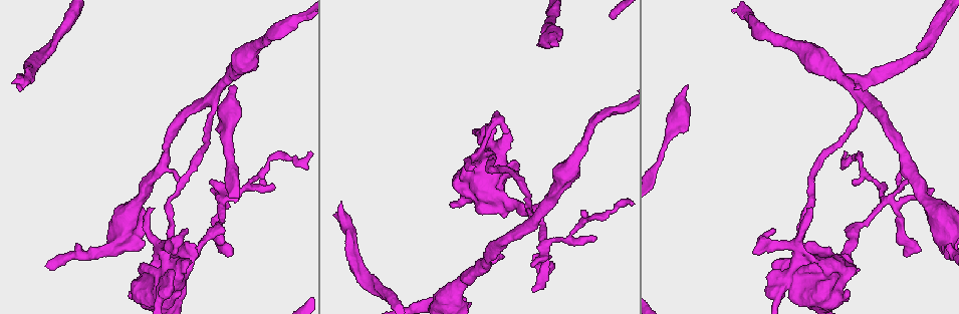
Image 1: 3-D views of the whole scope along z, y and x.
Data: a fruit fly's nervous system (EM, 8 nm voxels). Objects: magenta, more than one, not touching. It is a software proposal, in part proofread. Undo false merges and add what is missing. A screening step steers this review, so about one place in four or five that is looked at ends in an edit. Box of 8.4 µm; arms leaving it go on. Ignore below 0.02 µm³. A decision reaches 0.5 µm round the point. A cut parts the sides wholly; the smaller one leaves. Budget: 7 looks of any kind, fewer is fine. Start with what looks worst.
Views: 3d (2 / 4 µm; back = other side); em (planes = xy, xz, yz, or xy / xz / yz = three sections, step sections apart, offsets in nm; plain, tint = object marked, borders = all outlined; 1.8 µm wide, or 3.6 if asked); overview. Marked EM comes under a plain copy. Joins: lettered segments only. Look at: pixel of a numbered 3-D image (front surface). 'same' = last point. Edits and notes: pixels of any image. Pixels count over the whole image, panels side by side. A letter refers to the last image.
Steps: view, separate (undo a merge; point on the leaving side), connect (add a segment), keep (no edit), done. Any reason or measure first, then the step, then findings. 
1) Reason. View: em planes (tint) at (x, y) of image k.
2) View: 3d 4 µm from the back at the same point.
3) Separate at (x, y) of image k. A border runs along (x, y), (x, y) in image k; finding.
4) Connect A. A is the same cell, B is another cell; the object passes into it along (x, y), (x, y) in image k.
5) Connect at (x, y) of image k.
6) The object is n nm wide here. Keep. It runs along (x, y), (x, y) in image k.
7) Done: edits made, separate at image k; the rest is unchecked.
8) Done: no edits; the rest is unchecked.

Long arm stops here. View: em xz step 16 (borders) at (18, 73) of image 1.

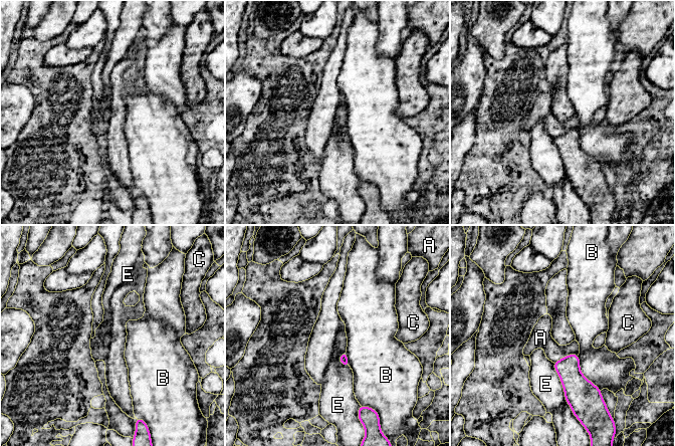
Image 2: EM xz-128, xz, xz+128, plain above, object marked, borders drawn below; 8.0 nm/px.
View: em planes (borders) at the same point.

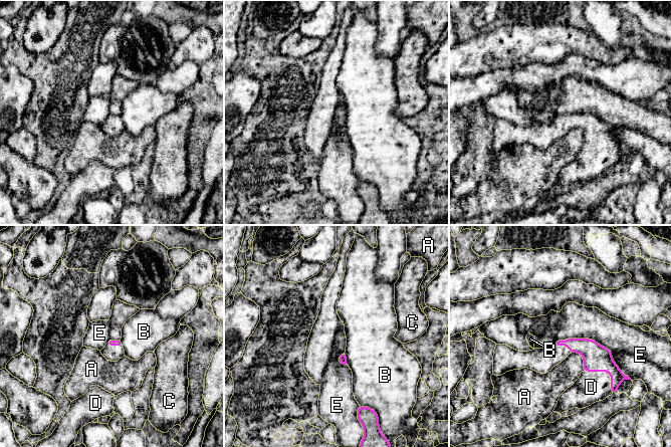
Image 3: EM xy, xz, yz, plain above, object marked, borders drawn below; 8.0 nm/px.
Connect D. D is the same cell, A, B, C and E are other cells; the object passes into it along (597, 358), (604, 371), (591, 387) in image 3; it goes on there.

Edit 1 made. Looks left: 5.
A fork. View: 3d 2 µm from the back at (224, 202) of image 1.

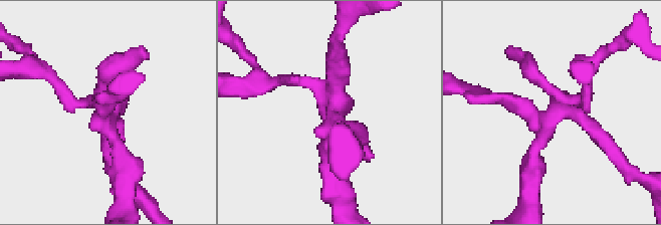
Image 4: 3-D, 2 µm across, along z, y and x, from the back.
View: em yz step 8 (tint) at (332, 94) of image 4.

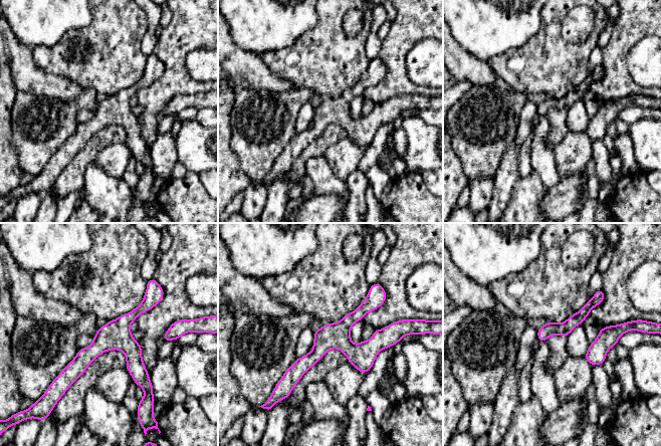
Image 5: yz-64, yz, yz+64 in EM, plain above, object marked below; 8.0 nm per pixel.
Cut it another way. View: em planes (borders) at the same point.

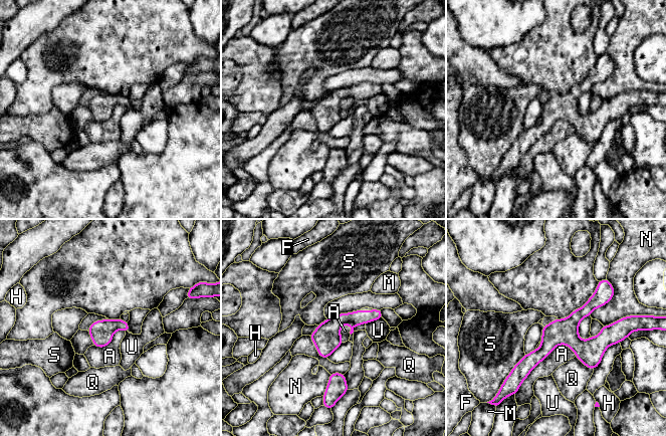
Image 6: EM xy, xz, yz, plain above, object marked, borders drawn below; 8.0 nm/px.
The longest contact is with A, 550 nm. Keep. A, F, H, M, N, Q, S and U are other cells; all the same cell.

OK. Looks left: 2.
View: em planes (tint) at (555, 46) of image 1.

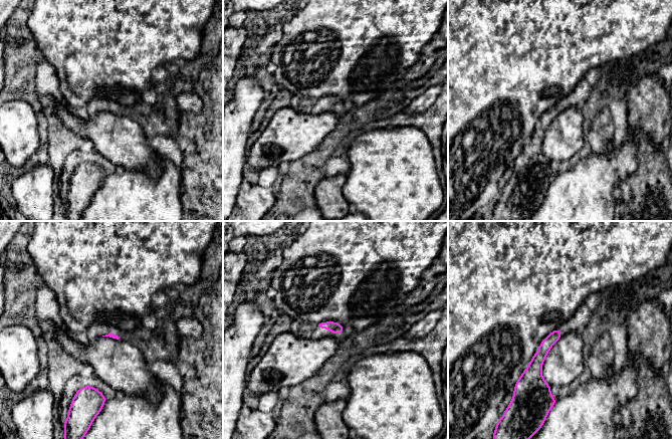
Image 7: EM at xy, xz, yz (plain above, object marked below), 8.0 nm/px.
View: em planes (borders) at the same point.

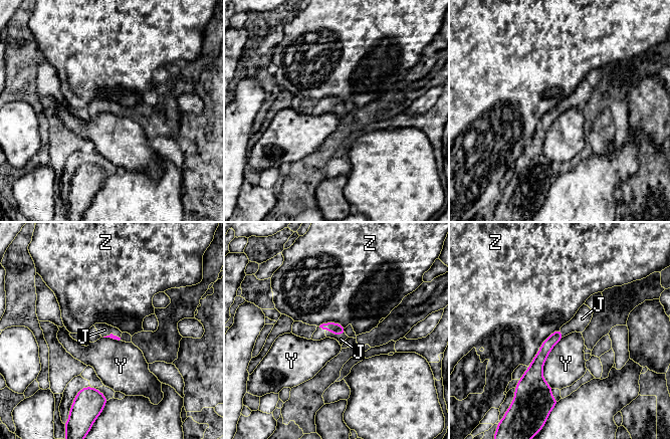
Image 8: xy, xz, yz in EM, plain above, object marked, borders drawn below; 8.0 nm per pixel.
Connect J. J is the same cell, Y and Z are other cells; the object passes into it along (336, 328), (336, 335), (341, 339) in image 8; it goes on there.

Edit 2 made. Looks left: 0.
Done: edits made, connect at image 3, connect at image 8; the rest is unchecked.

